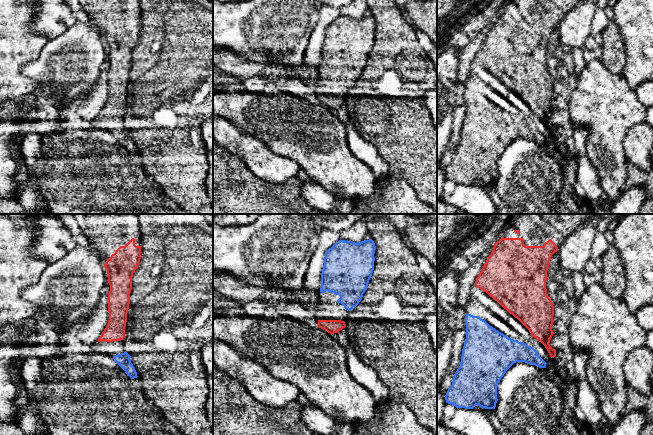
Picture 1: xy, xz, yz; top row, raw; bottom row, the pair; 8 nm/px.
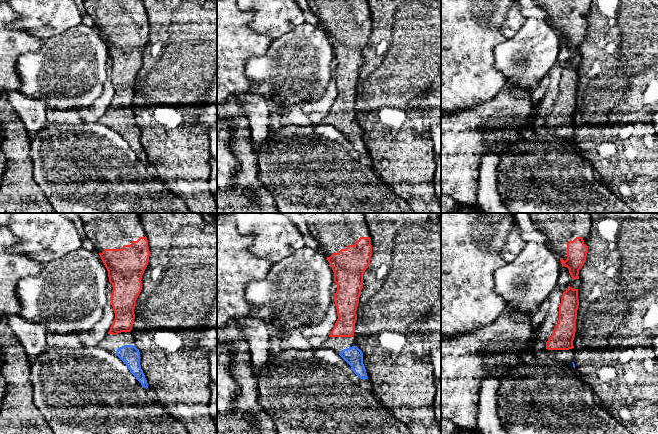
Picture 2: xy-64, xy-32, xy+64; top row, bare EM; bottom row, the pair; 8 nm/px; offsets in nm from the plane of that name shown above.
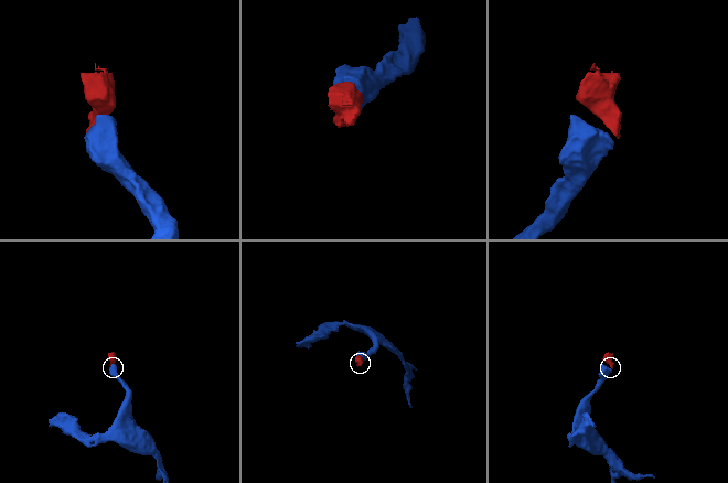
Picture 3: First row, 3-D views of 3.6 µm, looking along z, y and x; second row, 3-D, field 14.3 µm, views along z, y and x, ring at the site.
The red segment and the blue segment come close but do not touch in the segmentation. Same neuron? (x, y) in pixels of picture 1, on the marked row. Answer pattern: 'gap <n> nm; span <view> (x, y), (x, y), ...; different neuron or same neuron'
gap 60 nm; span yz (550, 356), (544, 361); same neuron

